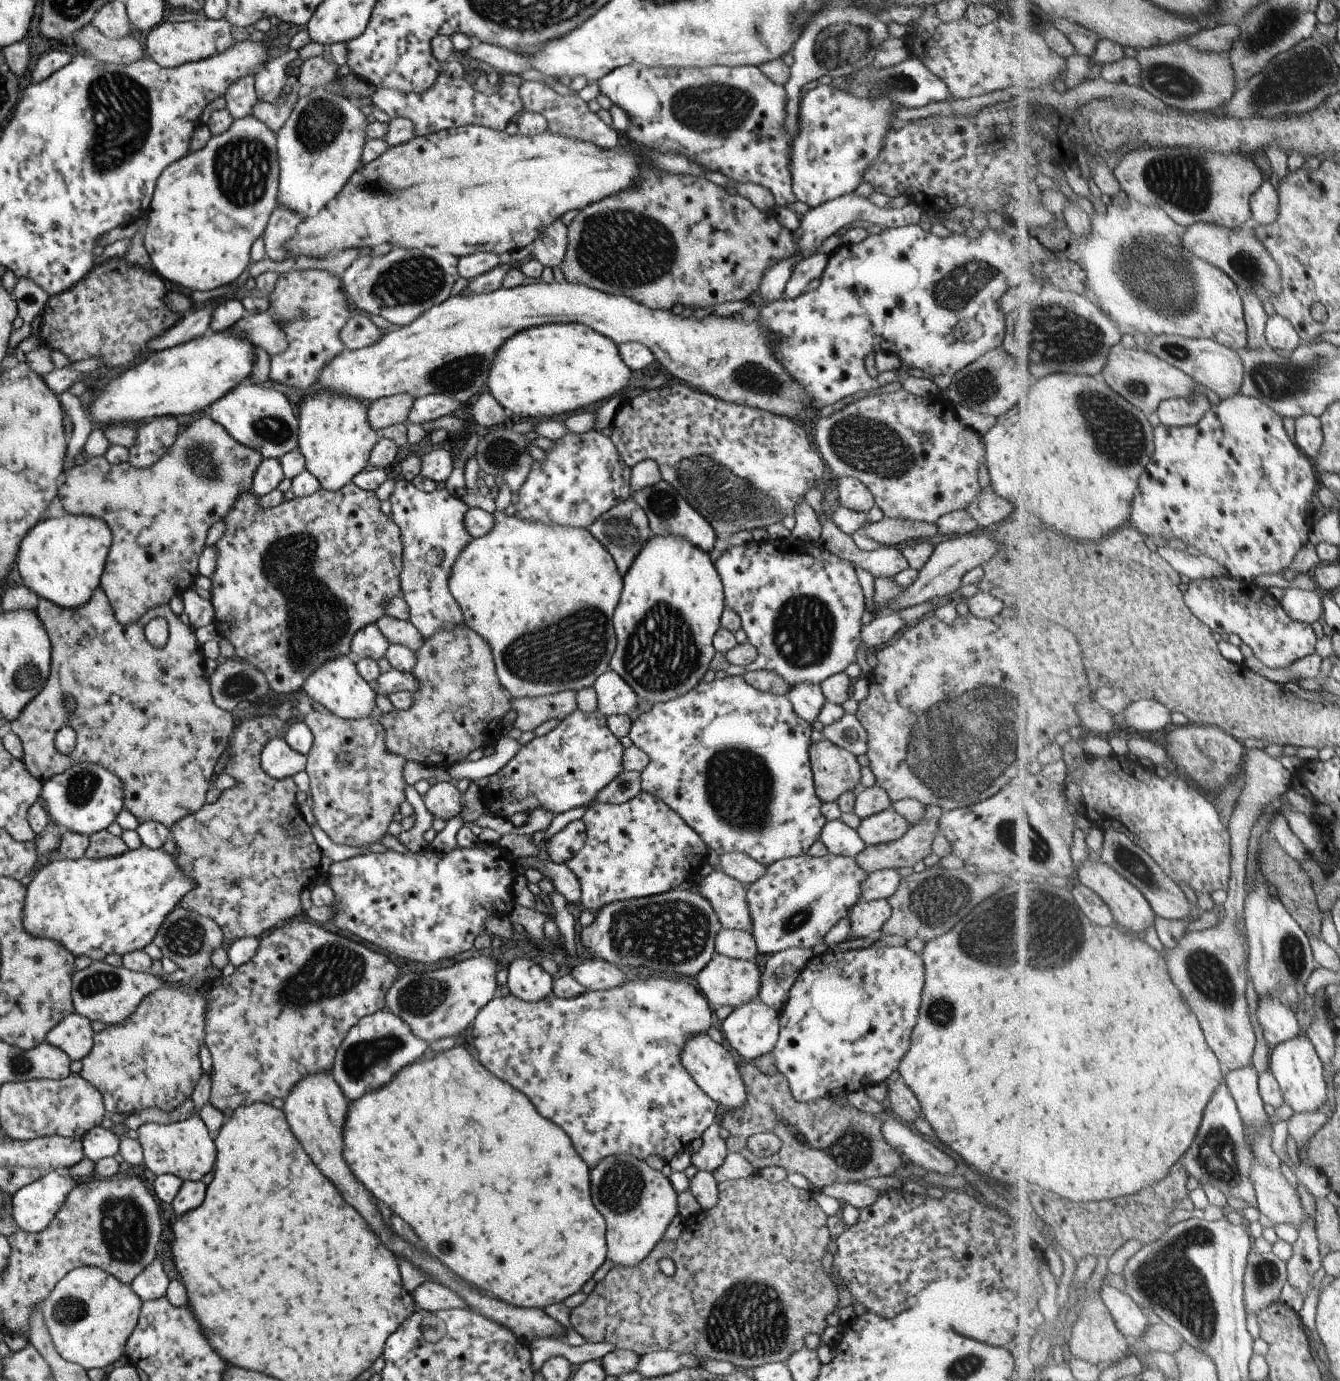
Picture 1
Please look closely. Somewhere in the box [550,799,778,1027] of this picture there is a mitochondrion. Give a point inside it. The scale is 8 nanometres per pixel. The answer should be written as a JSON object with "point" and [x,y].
{"point":[672,934]}

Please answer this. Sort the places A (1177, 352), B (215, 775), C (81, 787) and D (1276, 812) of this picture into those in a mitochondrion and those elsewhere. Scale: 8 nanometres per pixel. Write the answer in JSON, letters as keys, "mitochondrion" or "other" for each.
{"A":"mitochondrion","B":"other","C":"mitochondrion","D":"other"}

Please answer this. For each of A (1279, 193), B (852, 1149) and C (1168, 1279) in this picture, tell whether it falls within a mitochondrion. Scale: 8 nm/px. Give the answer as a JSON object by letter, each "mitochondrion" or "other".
{"A":"other","B":"mitochondrion","C":"mitochondrion"}

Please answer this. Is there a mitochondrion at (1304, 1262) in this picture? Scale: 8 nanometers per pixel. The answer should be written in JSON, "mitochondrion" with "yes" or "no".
{"mitochondrion":"yes"}

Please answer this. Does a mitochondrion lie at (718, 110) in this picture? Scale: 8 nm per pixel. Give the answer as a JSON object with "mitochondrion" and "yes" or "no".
{"mitochondrion":"yes"}

